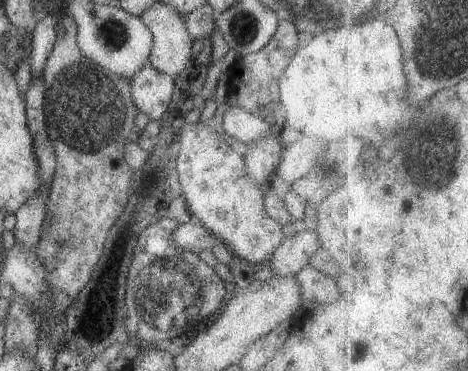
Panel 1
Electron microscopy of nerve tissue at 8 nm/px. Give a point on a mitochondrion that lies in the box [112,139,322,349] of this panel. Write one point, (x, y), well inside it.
(174, 291)

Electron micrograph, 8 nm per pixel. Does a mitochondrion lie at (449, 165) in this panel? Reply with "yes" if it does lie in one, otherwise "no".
yes

